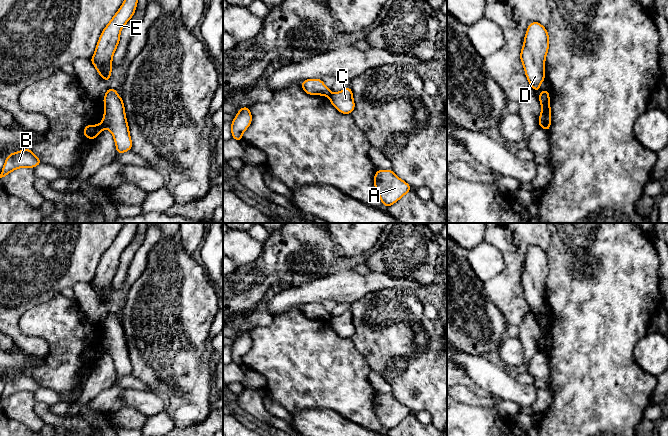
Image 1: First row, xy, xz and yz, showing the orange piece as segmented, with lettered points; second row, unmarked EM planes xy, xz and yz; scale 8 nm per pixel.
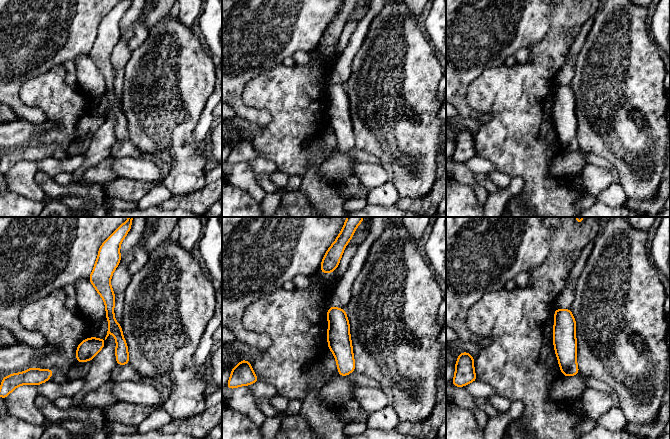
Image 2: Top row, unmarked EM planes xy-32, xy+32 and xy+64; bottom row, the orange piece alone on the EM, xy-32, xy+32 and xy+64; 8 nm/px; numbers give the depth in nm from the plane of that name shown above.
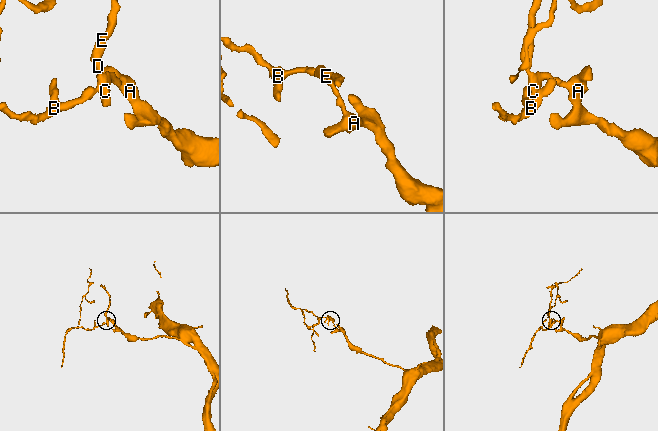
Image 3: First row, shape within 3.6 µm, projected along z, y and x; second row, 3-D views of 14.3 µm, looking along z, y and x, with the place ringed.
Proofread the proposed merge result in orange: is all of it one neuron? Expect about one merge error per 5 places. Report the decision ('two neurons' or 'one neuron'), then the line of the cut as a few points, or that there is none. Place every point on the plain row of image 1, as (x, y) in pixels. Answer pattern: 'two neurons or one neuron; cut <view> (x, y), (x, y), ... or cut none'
two neurons; cut xy (103, 345), (106, 351)

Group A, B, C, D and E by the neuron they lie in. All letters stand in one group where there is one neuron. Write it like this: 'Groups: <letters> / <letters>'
Groups: A C D E / B

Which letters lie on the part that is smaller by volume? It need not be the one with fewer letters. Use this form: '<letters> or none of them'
B

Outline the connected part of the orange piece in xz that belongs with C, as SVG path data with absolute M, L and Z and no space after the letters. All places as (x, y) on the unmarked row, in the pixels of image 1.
M347 311L338 317L330 317L329 323L340 337L351 338L355 332L351 311Z

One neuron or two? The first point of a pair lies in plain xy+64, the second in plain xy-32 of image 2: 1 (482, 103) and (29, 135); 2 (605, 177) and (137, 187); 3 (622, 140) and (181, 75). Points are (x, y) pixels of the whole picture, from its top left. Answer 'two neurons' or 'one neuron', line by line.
1: two neurons
2: two neurons
3: one neuron

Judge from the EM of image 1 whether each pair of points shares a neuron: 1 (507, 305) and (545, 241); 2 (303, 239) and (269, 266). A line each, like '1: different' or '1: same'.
1: same
2: same

